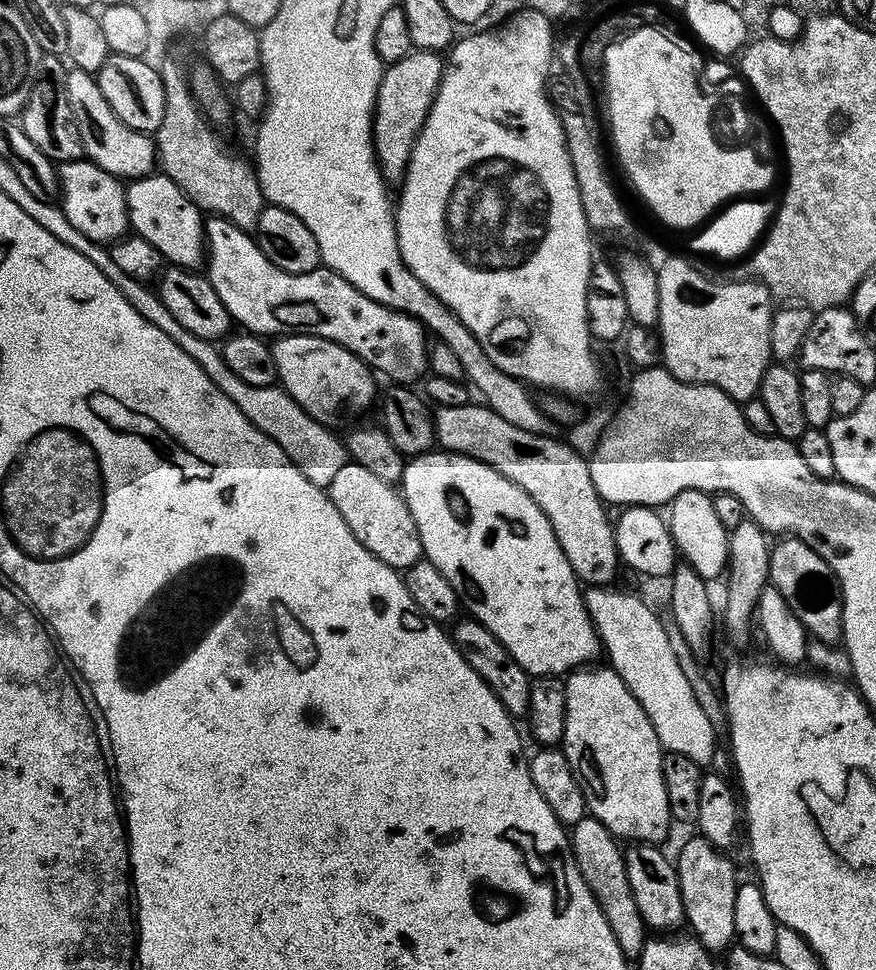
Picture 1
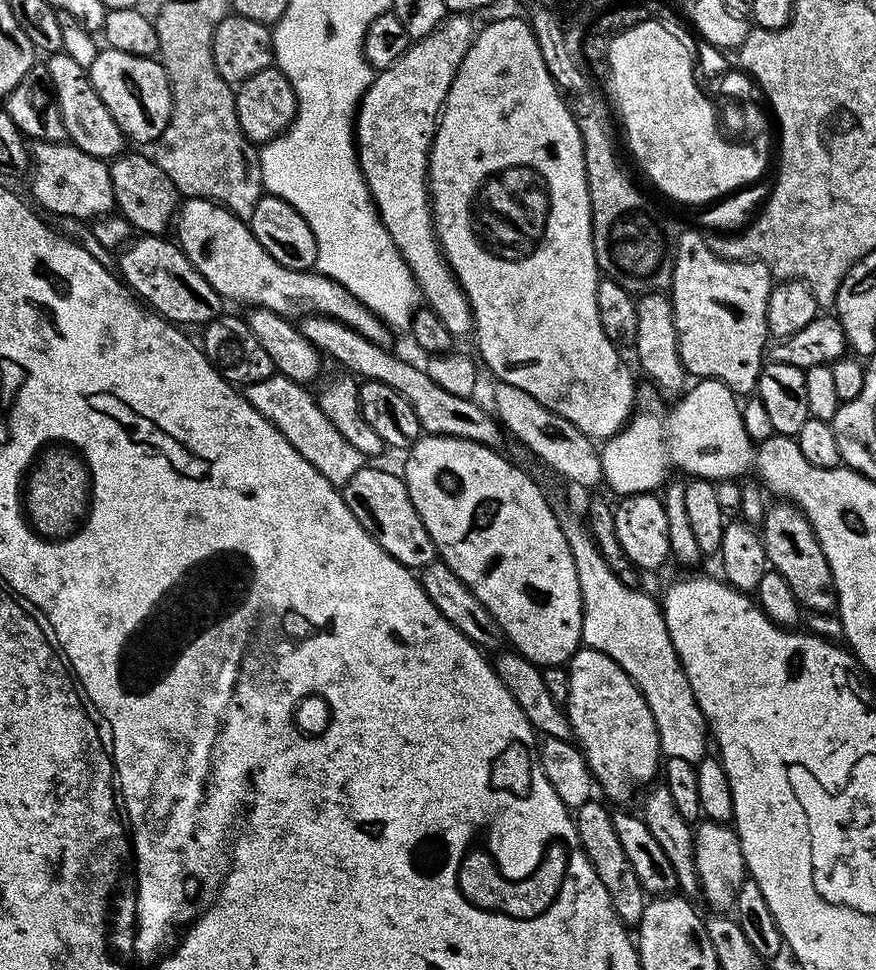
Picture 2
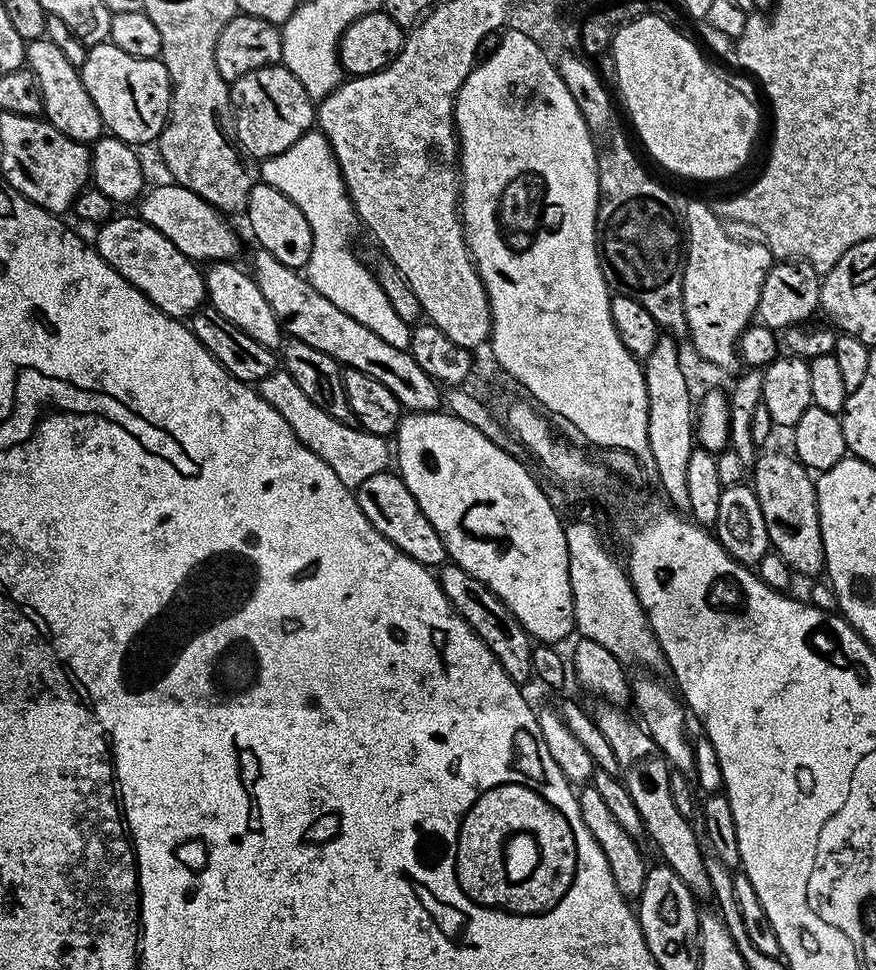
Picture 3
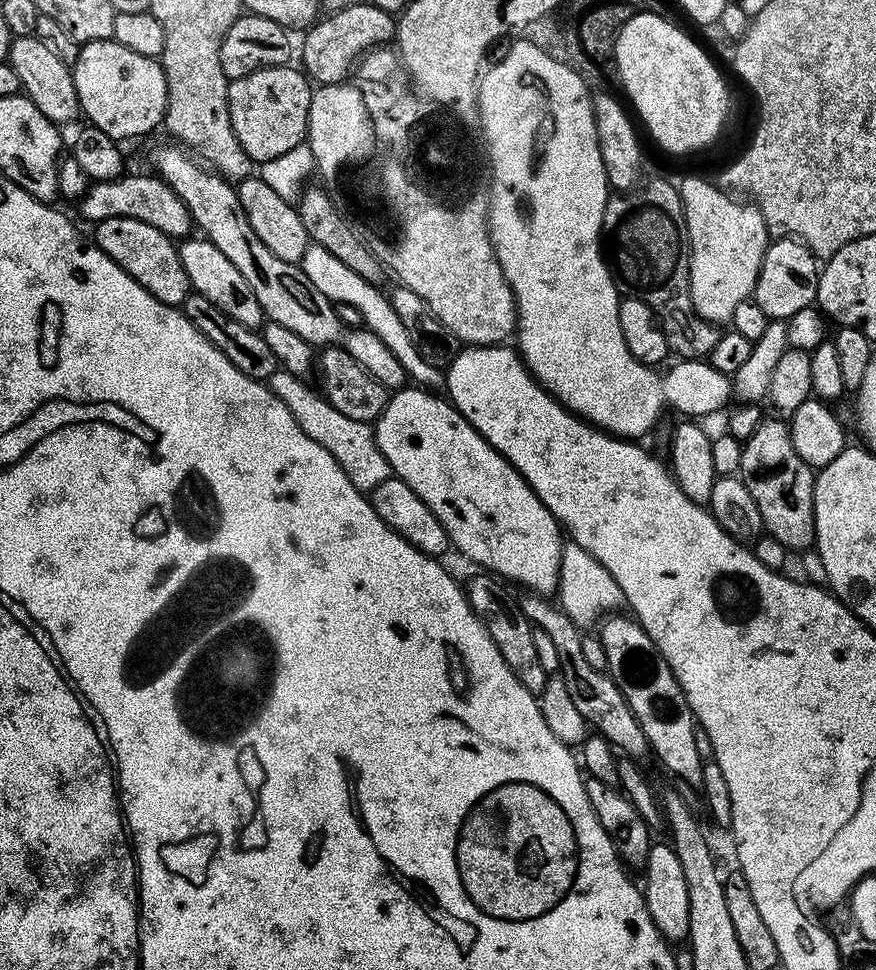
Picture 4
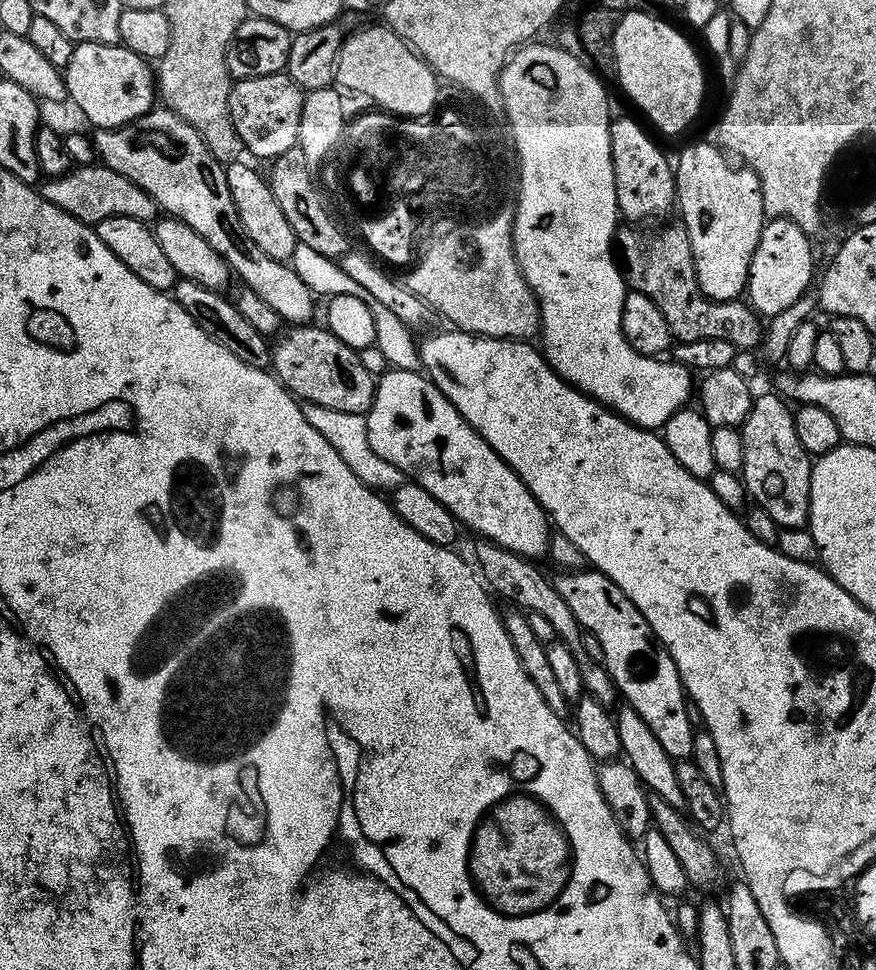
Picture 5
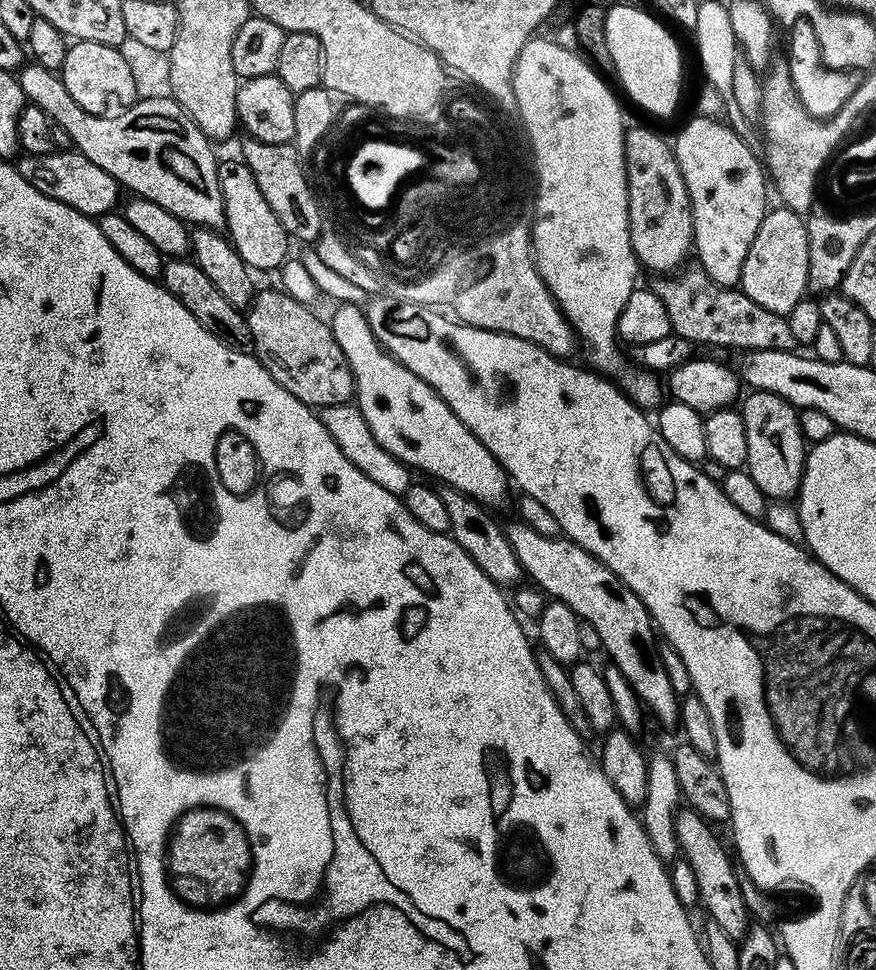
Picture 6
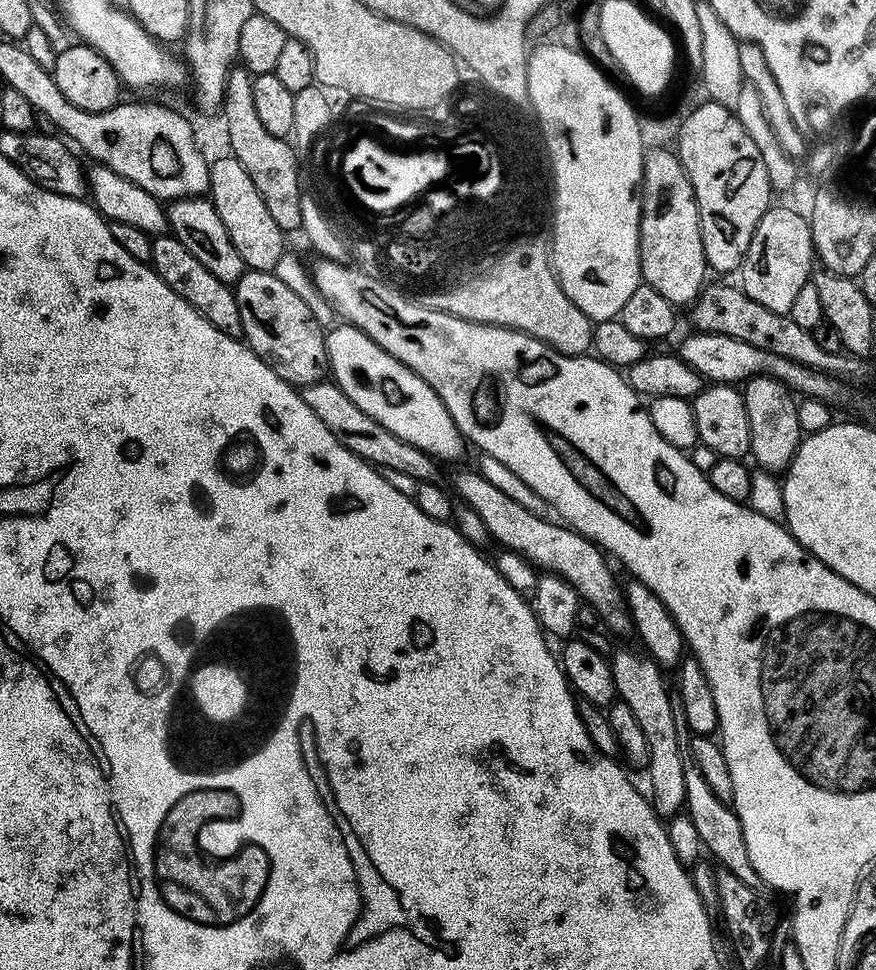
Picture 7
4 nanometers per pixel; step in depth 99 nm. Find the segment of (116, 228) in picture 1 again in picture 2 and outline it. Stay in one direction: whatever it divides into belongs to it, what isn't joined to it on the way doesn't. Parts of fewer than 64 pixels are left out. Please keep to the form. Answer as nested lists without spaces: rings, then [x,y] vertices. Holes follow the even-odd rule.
[[[37,140],[30,148],[33,196],[31,199],[45,213],[52,212],[53,217],[69,216],[91,222],[97,216],[107,216],[116,208],[114,186],[110,182],[110,174],[104,173],[104,169],[108,166],[105,161],[86,154],[86,150],[82,150],[71,142]]]

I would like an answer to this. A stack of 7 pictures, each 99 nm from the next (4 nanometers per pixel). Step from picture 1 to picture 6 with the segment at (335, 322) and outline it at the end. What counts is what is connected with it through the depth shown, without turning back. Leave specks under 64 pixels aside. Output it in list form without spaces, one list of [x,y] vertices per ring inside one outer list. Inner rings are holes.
[[[53,150],[41,156],[24,154],[15,161],[15,165],[22,174],[22,178],[39,193],[46,194],[48,198],[54,198],[55,201],[62,202],[63,205],[70,206],[71,209],[78,210],[79,213],[87,216],[99,218],[113,211],[121,203],[120,183],[110,178],[110,174],[99,166],[94,166],[90,158],[86,158],[75,150]]]

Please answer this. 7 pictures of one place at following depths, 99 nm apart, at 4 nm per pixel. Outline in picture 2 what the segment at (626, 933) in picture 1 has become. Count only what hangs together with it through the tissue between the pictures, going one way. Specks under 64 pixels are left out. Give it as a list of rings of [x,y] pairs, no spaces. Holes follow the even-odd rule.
[[[593,798],[580,808],[575,809],[574,819],[578,838],[598,874],[602,886],[606,886],[606,894],[610,894],[610,902],[625,926],[639,925],[644,908],[649,897],[644,891],[642,882],[638,882],[638,874],[634,874],[634,866],[630,866],[630,858],[626,858],[626,850],[622,850],[622,842],[618,842],[618,833],[614,830],[612,812],[607,803],[599,804],[599,799]]]

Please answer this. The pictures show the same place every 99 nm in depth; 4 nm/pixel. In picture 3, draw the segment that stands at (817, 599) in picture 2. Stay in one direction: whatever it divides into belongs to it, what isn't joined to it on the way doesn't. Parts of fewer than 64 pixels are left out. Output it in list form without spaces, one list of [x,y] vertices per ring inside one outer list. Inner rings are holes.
[[[761,451],[756,458],[756,468],[750,473],[750,487],[756,492],[766,520],[771,551],[777,552],[797,577],[816,576],[819,572],[821,575],[825,571],[824,543],[816,505],[816,481],[795,455],[785,452]]]

